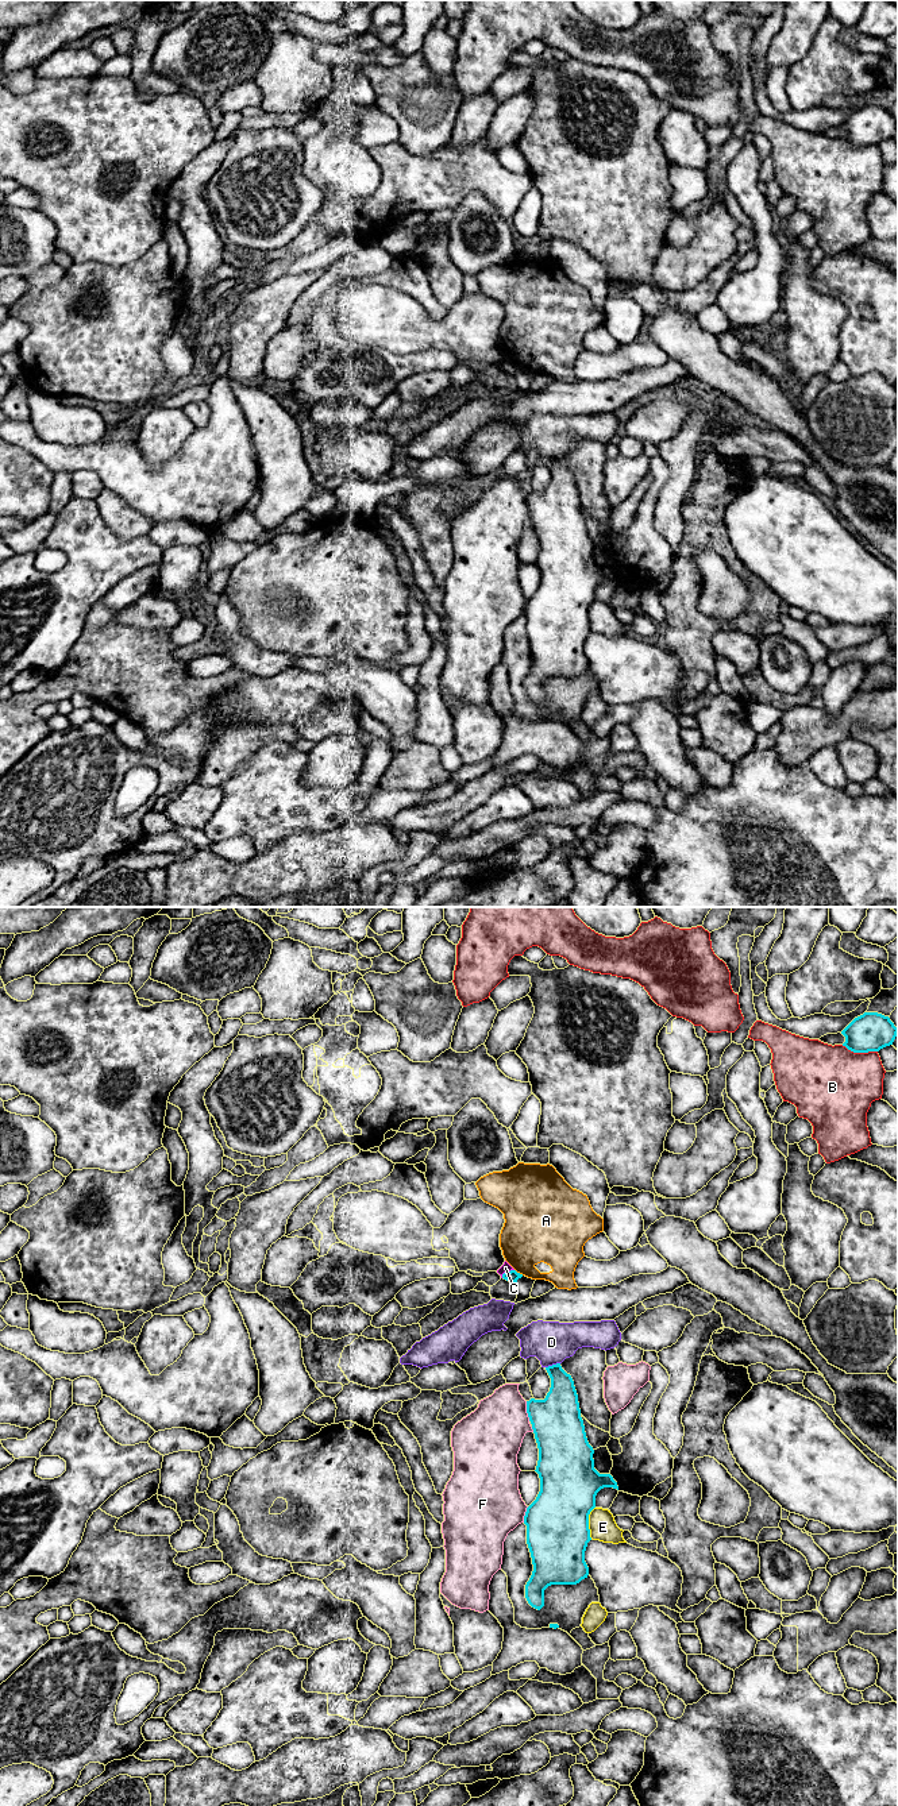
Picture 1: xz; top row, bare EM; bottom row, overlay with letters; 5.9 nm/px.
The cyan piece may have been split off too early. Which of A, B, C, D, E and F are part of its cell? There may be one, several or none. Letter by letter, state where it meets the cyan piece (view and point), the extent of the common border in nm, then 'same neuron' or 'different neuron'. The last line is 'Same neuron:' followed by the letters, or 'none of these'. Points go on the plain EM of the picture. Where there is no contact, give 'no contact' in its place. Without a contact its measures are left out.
A: contact xz (519, 366); length 70 nm; different neuron
B: contact xz (859, 145); length 220 nm; different neuron
C: contact xz (507, 365); length 90 nm; different neuron
D: contact xz (552, 458); length 90 nm; different neuron
E: contact xz (588, 616); length 190 nm; different neuron
F: contact xz (527, 504); length 120 nm; different neuron
Same neuron: none of these

